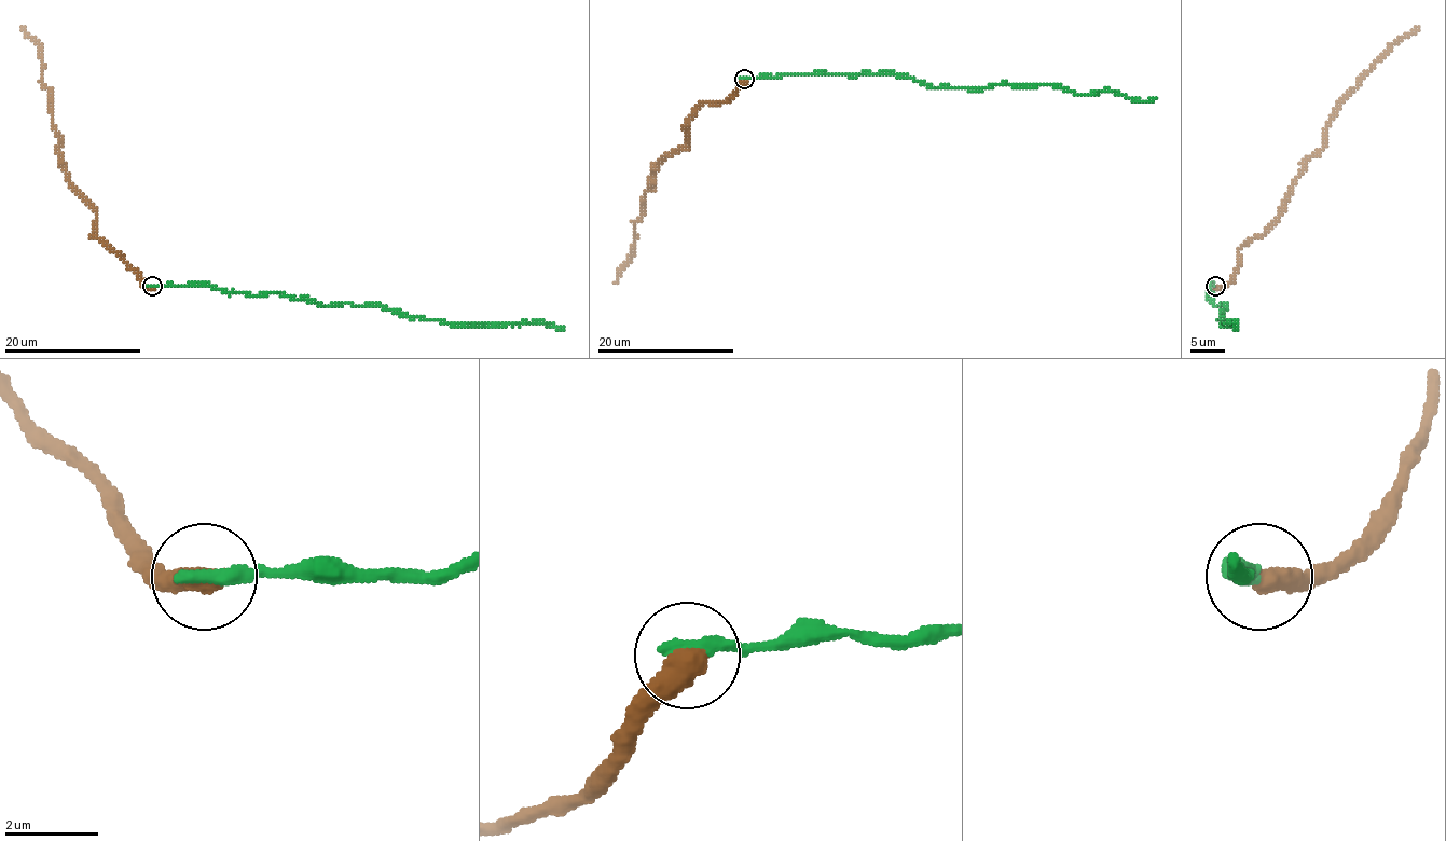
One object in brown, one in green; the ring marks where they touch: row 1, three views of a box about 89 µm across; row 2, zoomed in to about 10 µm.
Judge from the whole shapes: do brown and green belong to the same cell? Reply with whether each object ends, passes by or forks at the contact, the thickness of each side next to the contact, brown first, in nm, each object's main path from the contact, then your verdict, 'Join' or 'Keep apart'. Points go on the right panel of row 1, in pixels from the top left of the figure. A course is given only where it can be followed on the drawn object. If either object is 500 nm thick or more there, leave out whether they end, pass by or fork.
Thickness 600 nm (brown) against 360 nm. Course of brown: (1214, 287), (1235, 273), (1238, 251), (1263, 234), (1323, 145), (1337, 104), (1419, 27). Course of green: (1214, 287), (1211, 285), (1208, 297), (1216, 305), (1225, 305), (1222, 325), (1235, 322), (1234, 329). Keep apart

